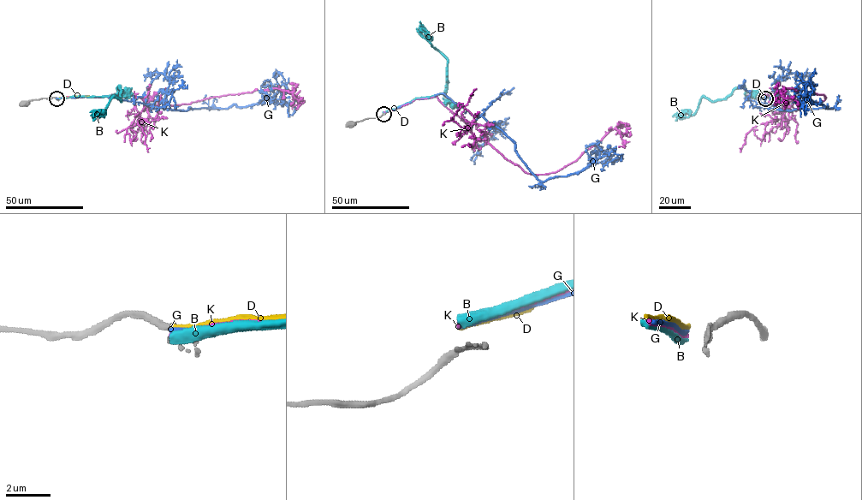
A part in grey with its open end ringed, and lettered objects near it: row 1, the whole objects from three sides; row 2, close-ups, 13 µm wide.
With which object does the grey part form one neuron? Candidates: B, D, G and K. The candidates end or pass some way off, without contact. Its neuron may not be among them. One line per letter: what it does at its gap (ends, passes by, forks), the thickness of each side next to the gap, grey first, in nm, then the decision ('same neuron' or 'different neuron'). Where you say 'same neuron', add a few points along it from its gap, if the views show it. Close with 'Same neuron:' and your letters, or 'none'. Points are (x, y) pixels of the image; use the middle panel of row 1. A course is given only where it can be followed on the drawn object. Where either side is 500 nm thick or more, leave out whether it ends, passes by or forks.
B: it ends there; 240 nm thick on the grey side, 420 nm on the other; different neuron
D: it ends there; 240 nm thick on the grey side, 190 nm on the other; different neuron
G: it ends there; 240 nm thick on the grey side, 320 nm on the other; different neuron
K: it ends there; 240 nm thick on the grey side, 280 nm on the other; same neuron; it runs (383, 113), (436, 96), (476, 138), (534, 175), (557, 172), (574, 162), (615, 128), (624, 142), (619, 146)
Same neuron: K

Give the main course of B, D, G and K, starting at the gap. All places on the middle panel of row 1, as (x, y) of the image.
B: (383, 113), (416, 98), (444, 94), (447, 59), (431, 45), (419, 21)
D: (383, 113), (415, 98)
G: (383, 113), (443, 93), (500, 128), (542, 181), (579, 172), (611, 151), (621, 155), (616, 161), (602, 163)
K: (383, 113), (436, 96), (476, 138), (534, 175), (557, 172), (574, 162), (615, 128), (624, 142), (619, 146)

